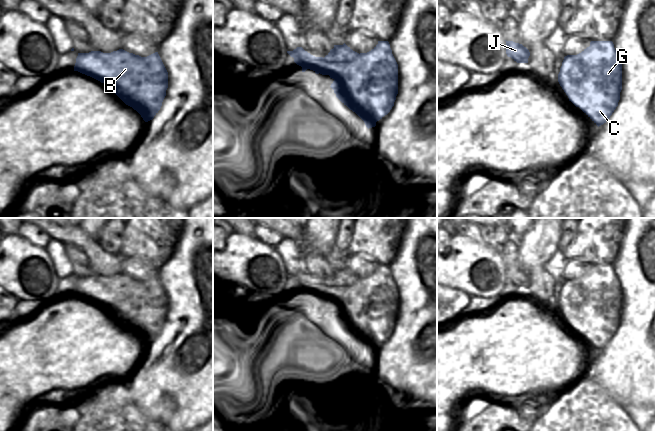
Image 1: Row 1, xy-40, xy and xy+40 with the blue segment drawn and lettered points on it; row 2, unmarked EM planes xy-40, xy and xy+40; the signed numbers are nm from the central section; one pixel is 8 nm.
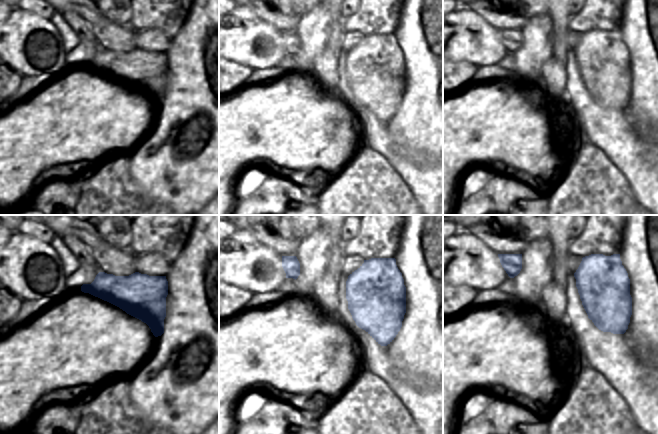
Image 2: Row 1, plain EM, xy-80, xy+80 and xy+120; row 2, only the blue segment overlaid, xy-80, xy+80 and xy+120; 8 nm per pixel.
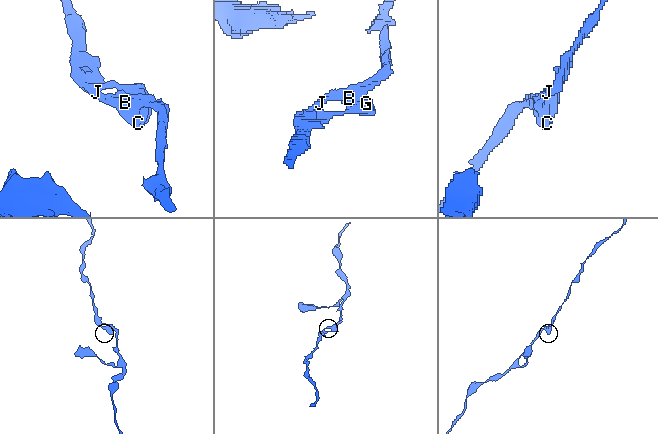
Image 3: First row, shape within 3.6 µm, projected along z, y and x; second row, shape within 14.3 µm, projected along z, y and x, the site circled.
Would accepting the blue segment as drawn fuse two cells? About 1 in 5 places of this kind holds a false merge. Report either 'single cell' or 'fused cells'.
single cell

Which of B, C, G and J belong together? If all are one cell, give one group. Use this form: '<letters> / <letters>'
B C G J

